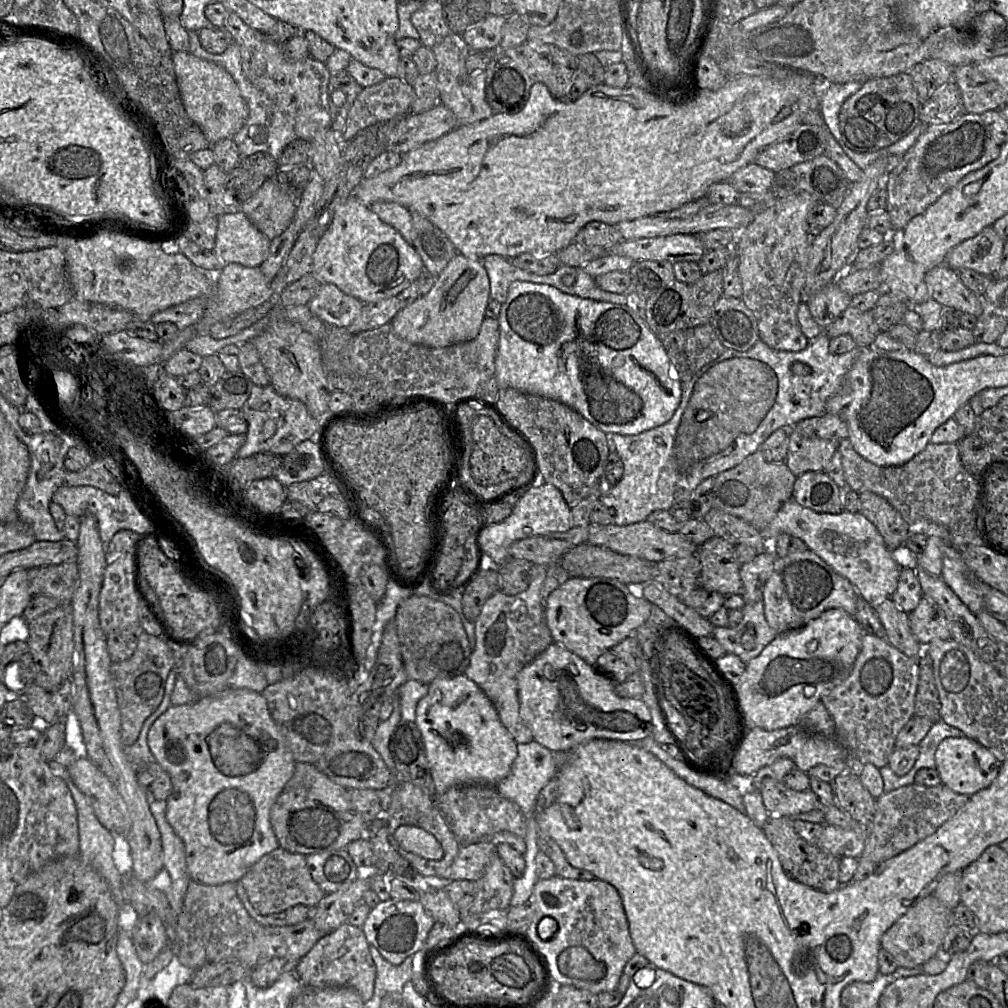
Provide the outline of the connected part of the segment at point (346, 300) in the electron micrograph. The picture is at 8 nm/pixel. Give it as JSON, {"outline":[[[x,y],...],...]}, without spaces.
{"outline":[[[331,283],[321,284],[318,293],[309,301],[313,315],[323,322],[338,327],[348,327],[362,310],[363,303],[341,291]]]}

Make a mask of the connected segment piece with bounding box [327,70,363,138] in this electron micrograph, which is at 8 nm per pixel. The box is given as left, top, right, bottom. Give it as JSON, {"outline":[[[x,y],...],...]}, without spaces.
{"outline":[[[347,70],[331,73],[327,88],[330,128],[340,138],[344,130],[348,112],[362,87]]]}

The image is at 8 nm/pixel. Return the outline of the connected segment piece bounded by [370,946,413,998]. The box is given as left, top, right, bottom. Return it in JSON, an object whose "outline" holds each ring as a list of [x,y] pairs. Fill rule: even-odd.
{"outline":[[[372,946],[370,954],[376,968],[373,996],[381,995],[382,998],[386,994],[400,995],[407,990],[413,977],[413,956],[407,957],[399,965],[393,965]]]}

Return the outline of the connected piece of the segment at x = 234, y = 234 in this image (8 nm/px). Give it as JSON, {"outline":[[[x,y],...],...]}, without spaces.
{"outline":[[[242,212],[218,216],[213,253],[223,263],[259,267],[267,258],[270,240]]]}

